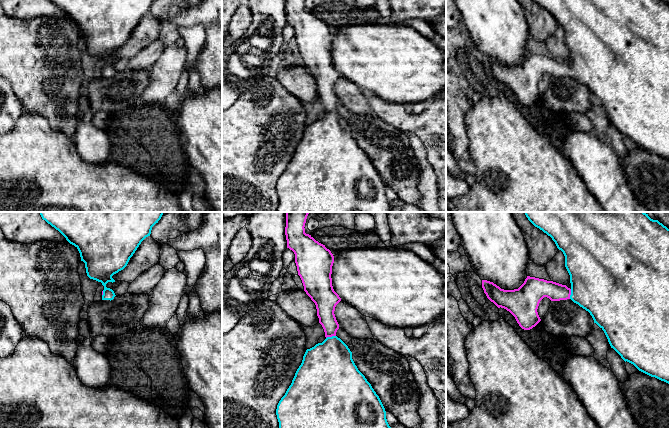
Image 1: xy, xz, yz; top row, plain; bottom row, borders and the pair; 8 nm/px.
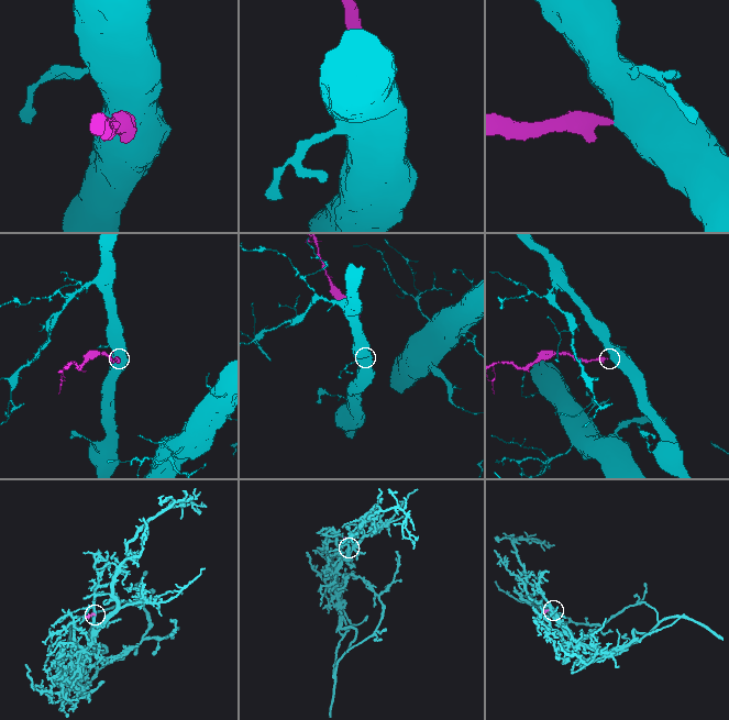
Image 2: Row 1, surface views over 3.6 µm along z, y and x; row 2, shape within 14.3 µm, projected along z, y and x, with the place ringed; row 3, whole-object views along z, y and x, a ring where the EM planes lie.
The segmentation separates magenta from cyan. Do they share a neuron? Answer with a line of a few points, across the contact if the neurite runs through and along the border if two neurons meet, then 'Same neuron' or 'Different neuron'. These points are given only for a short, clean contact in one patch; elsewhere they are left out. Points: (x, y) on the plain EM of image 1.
Line: xz (325, 82), (330, 112), (328, 143). Same neuron

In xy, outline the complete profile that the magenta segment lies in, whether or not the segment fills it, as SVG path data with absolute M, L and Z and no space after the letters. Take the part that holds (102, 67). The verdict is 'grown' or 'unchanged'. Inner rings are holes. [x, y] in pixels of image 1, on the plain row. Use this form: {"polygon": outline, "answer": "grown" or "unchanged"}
{"polygon": "M50 0L66 16L74 21L85 39L86 49L90 55L101 58L104 62L102 76L113 76L114 67L106 63L108 58L115 58L112 52L123 46L141 18L151 10L155 0Z", "answer": "grown"}

